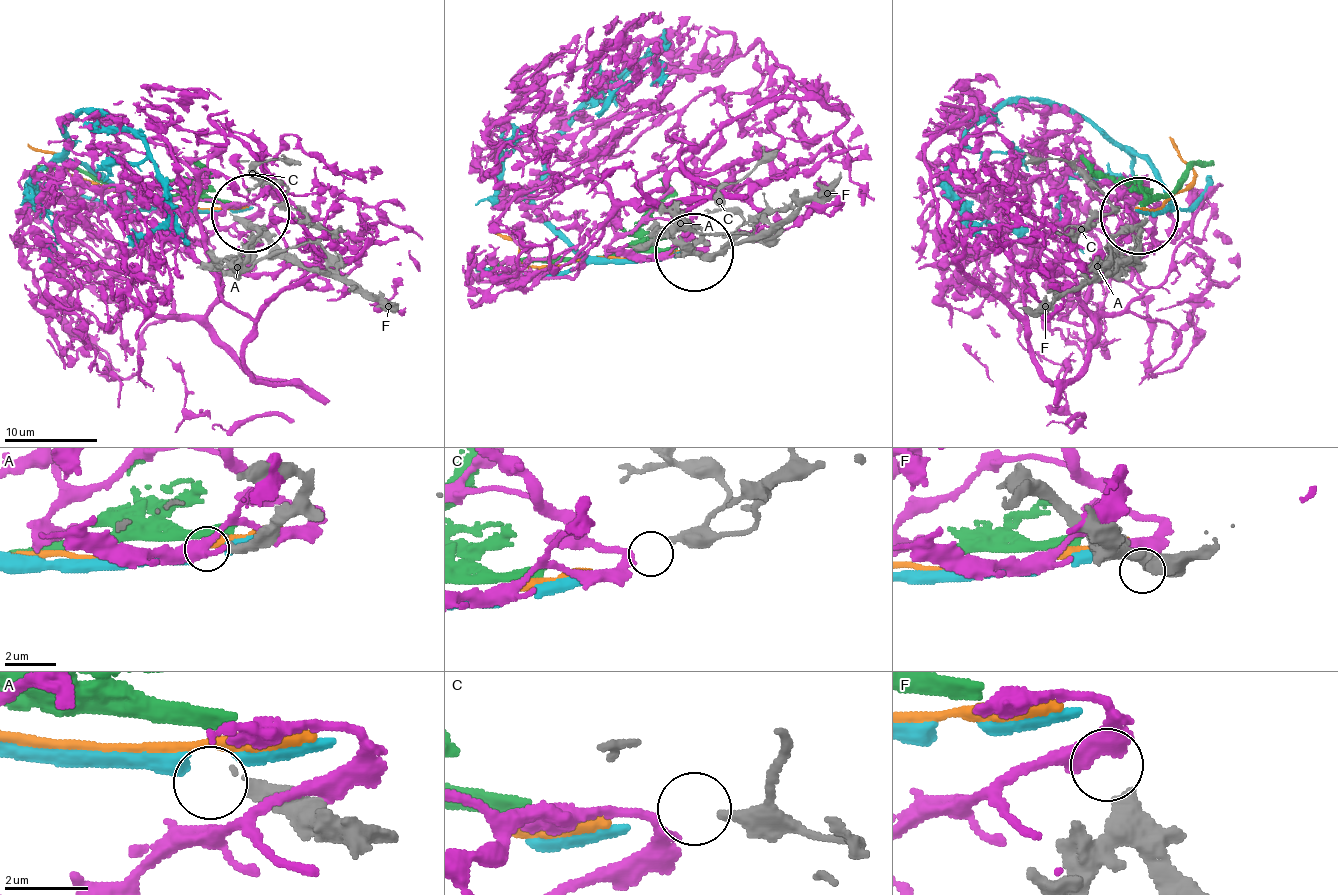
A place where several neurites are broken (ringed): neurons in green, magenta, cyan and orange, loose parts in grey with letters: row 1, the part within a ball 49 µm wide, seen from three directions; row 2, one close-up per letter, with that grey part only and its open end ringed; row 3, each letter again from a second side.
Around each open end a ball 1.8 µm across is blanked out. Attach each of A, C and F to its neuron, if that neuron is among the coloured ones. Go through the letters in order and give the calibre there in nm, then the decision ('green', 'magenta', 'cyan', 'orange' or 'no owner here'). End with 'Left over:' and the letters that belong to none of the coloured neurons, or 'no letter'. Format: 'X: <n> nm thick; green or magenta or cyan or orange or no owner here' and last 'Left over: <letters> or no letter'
A: 380 nm thick; no owner here
C: 320 nm thick; magenta
F: 480 nm thick; no owner here
Left over: A, F

